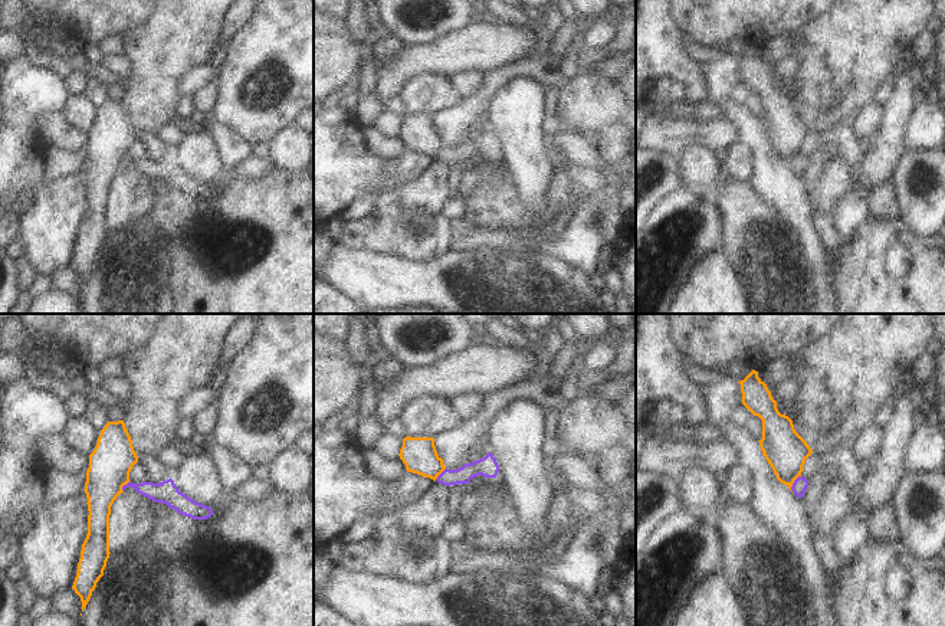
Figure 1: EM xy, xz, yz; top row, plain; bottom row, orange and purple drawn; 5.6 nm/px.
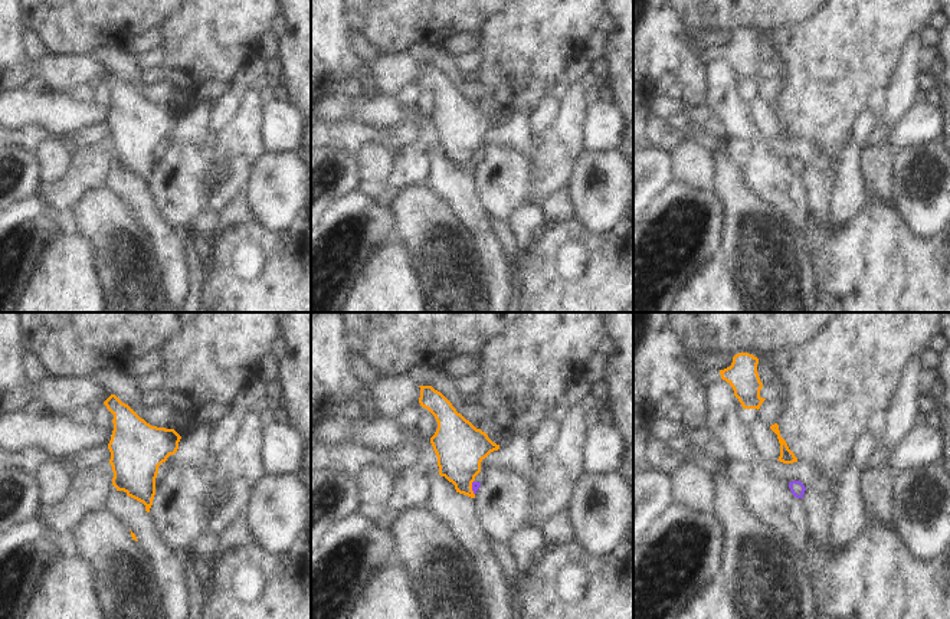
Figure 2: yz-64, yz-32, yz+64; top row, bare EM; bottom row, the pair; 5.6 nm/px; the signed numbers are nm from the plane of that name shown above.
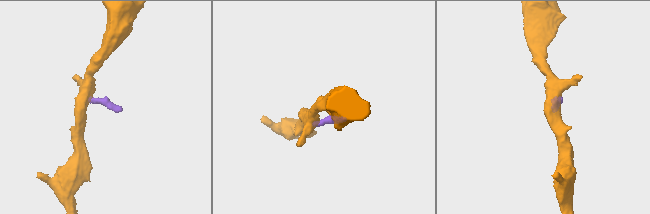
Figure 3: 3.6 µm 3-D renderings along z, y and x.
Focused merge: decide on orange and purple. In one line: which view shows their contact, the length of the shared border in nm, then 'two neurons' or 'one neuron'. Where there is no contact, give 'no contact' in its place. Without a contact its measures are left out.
meets orange in yz; contact 110 nm long; two neurons

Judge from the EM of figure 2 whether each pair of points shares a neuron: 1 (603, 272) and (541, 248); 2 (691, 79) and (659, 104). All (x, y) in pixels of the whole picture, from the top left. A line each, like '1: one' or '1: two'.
1: one
2: two

